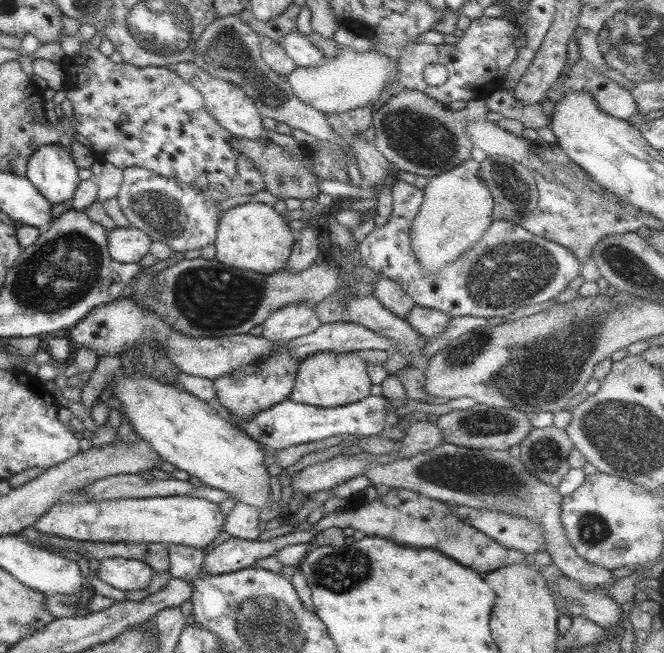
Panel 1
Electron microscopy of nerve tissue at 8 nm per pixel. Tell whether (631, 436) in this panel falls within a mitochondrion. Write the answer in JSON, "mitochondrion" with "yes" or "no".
{"mitochondrion":"yes"}

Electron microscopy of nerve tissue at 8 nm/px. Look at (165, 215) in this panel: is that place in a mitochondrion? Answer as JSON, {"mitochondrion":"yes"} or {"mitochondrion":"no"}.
{"mitochondrion":"yes"}

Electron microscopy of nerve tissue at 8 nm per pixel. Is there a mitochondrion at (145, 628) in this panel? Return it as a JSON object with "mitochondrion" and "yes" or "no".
{"mitochondrion":"no"}

